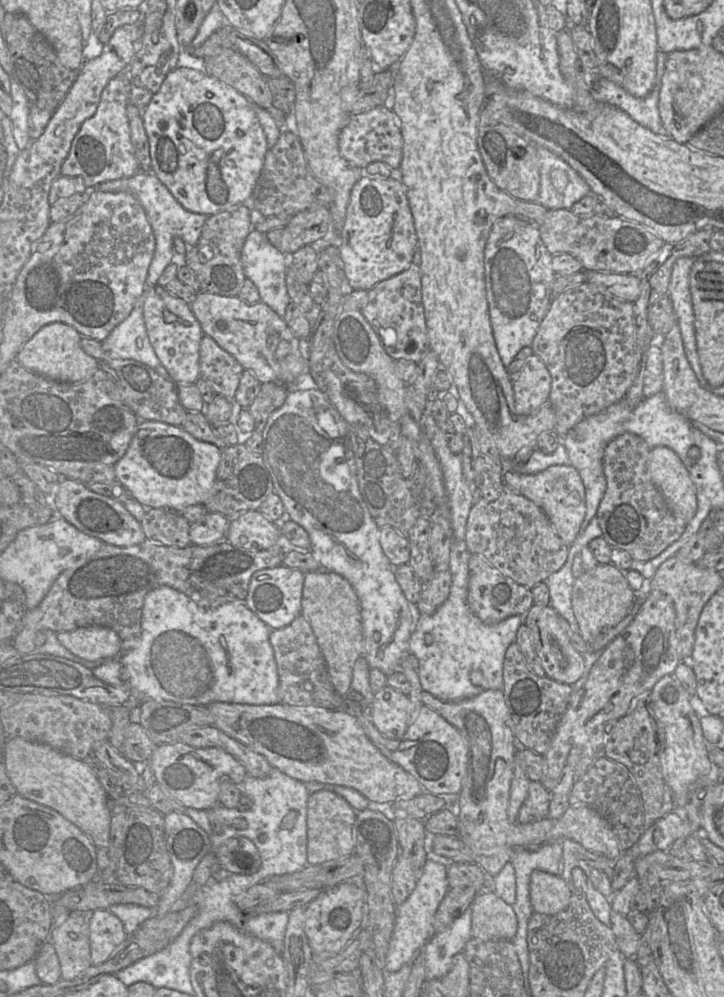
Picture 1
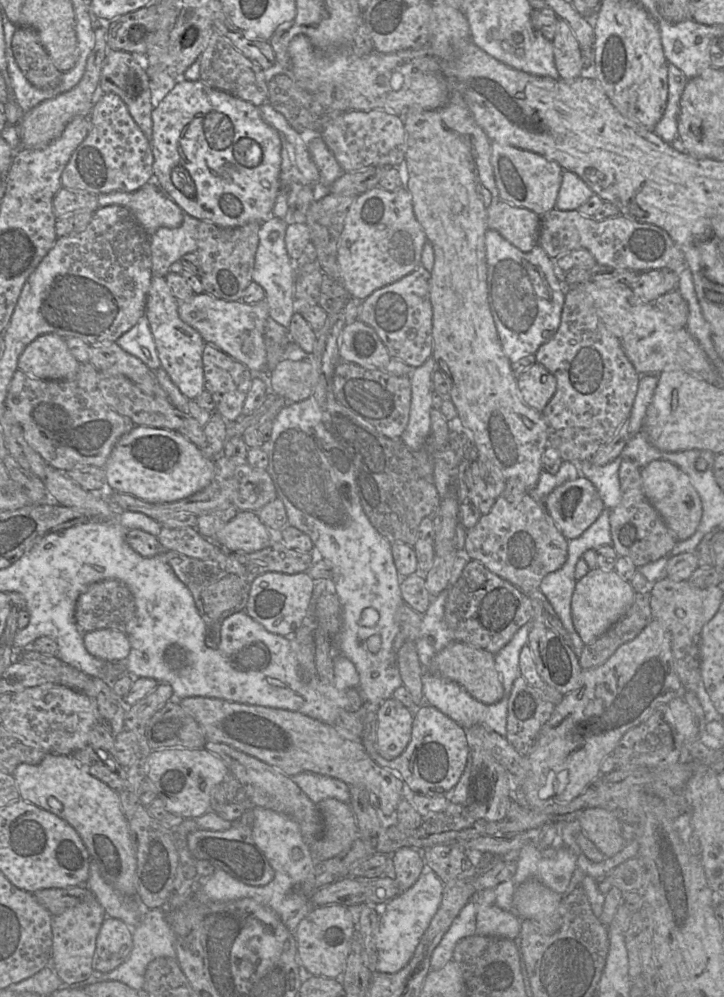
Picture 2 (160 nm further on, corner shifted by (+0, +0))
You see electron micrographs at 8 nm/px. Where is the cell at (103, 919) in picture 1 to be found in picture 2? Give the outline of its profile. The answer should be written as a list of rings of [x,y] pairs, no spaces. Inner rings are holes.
[[[106,917],[96,939],[94,970],[108,973],[121,965],[133,949],[133,929],[120,919]]]

